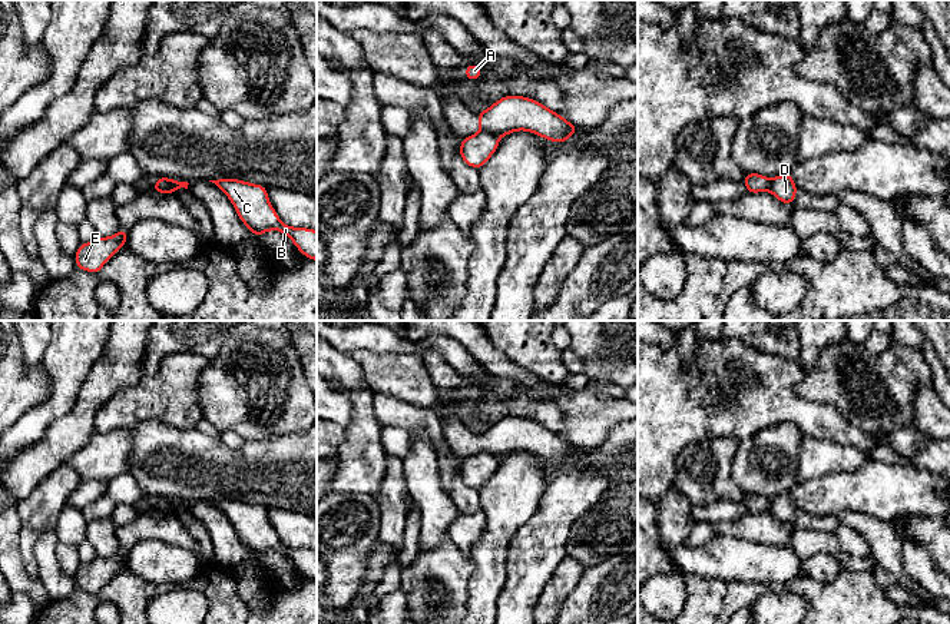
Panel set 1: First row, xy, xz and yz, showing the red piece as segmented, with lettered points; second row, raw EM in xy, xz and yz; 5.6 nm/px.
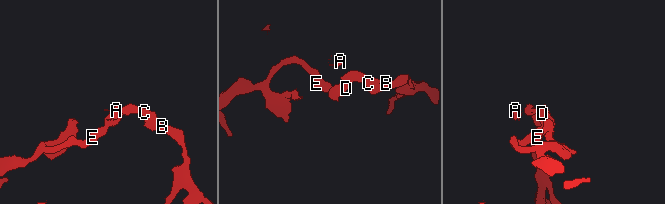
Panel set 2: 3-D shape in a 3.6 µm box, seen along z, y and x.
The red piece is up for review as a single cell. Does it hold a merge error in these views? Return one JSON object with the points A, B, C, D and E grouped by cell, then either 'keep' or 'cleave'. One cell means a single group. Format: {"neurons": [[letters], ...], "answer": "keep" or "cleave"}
{"neurons": [["A", "B", "C"], ["D", "E"]], "answer": "cleave"}

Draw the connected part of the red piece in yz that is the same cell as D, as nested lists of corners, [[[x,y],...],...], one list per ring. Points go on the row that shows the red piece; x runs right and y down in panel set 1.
[[[790,173],[771,179],[771,193],[782,203],[790,206],[798,192]]]

